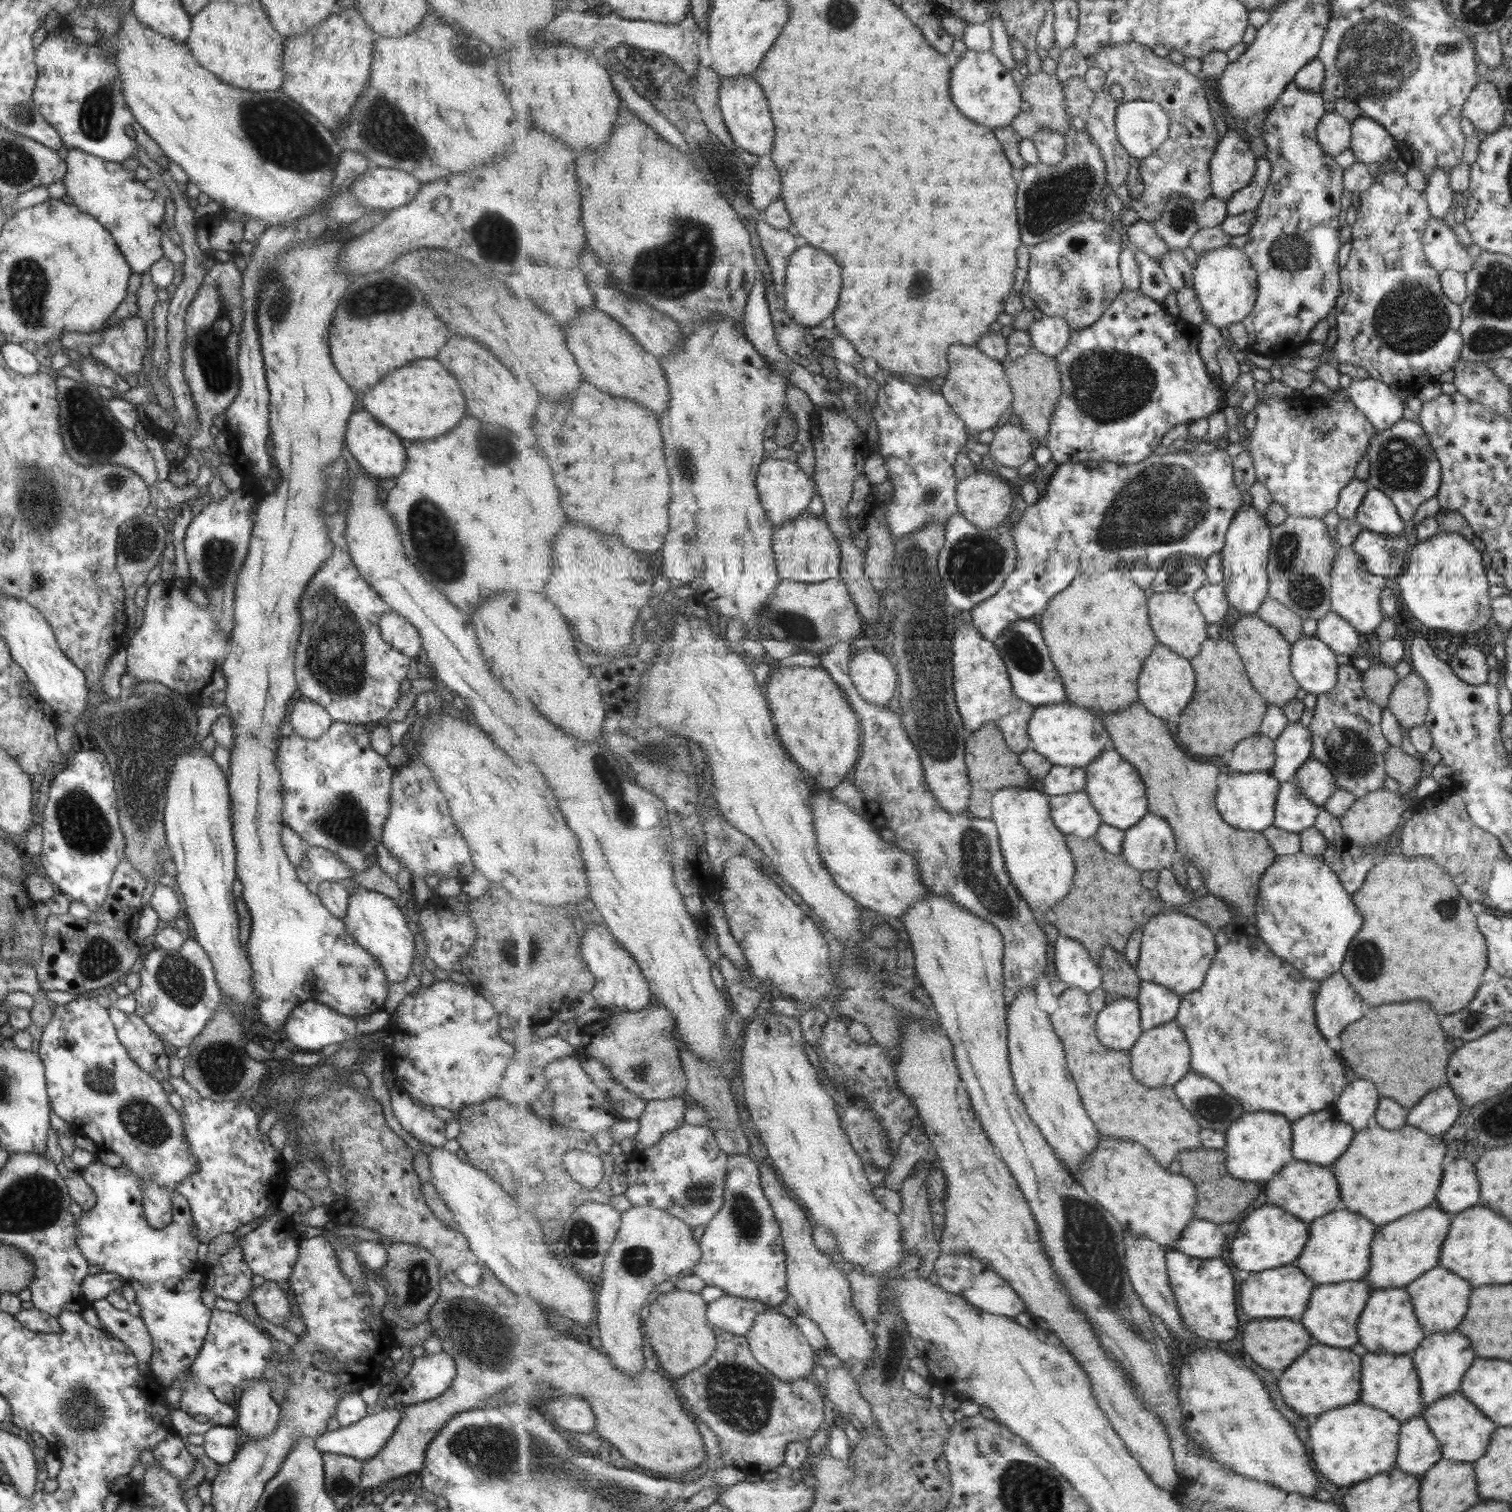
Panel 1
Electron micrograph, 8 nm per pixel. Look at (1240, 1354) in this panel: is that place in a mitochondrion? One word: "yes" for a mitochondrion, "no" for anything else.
no

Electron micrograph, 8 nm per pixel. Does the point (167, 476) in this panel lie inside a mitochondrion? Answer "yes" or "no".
no

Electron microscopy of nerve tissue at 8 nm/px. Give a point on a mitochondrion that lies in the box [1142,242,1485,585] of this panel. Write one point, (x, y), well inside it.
(1410, 320)

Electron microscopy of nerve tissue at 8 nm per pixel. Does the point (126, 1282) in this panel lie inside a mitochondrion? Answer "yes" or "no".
no

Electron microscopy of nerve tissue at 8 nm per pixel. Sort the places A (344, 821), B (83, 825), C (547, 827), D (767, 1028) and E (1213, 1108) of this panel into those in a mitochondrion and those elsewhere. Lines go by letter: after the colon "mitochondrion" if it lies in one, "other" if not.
A: mitochondrion
B: mitochondrion
C: other
D: other
E: mitochondrion

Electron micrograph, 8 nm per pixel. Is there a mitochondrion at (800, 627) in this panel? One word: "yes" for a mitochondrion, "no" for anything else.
yes

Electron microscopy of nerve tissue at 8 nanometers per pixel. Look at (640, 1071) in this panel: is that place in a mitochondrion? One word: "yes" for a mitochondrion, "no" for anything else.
yes

